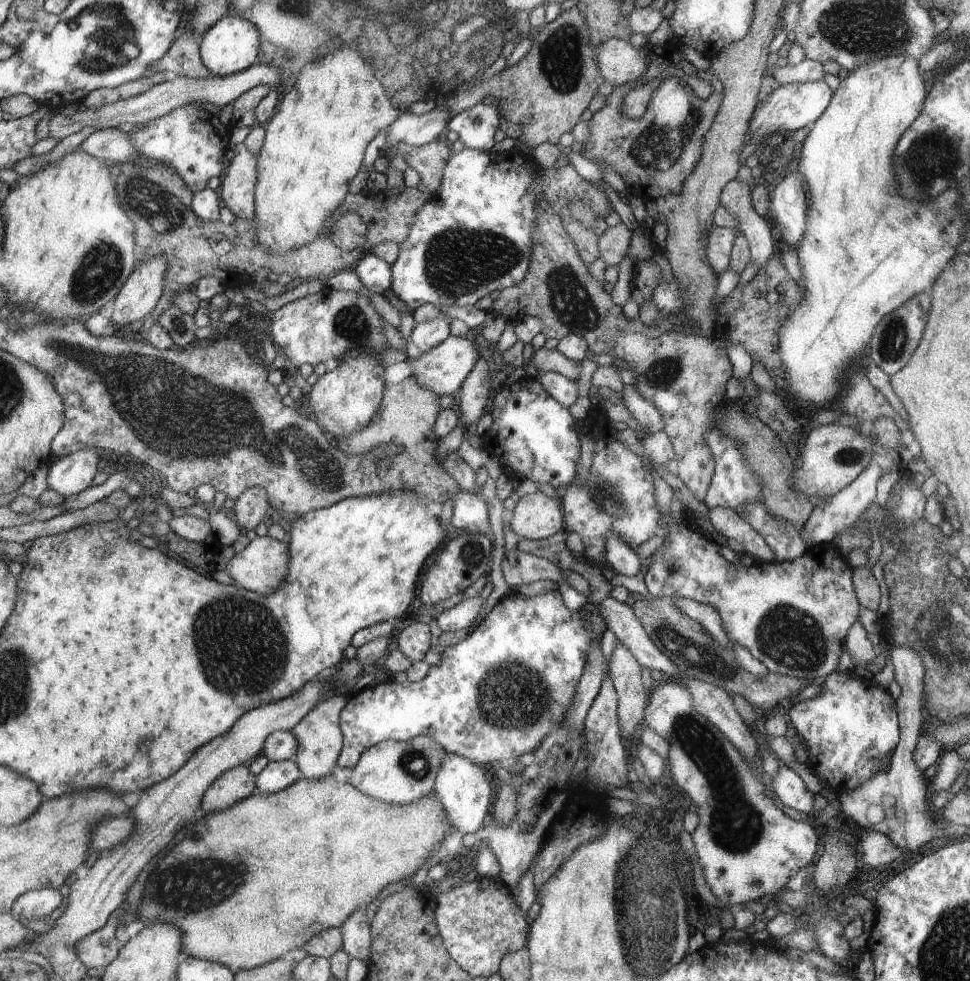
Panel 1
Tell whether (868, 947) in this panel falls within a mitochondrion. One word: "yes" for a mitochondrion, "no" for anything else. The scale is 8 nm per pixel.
no

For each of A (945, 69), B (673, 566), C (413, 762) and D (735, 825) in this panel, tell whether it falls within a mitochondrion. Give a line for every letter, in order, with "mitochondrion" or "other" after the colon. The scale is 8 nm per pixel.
A: other
B: mitochondrion
C: mitochondrion
D: mitochondrion

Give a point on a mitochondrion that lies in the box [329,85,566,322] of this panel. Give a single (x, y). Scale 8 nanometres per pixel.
(457, 262)

